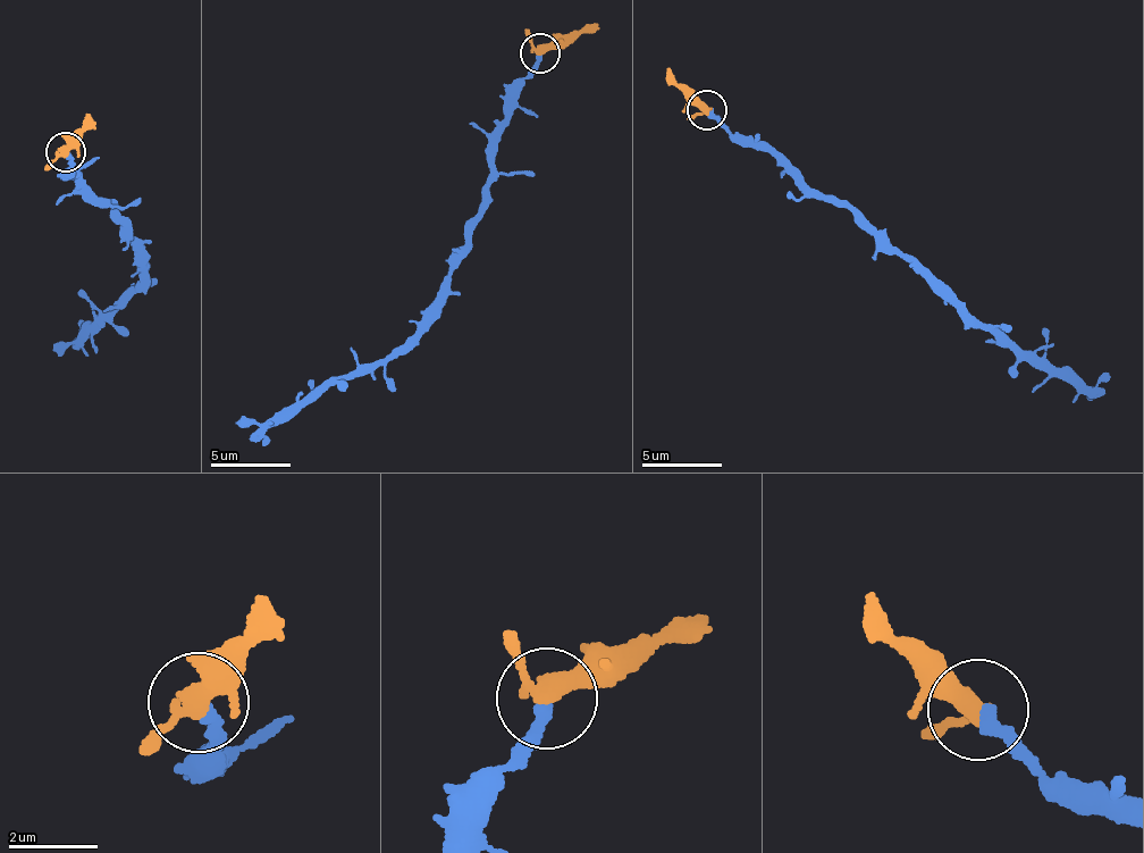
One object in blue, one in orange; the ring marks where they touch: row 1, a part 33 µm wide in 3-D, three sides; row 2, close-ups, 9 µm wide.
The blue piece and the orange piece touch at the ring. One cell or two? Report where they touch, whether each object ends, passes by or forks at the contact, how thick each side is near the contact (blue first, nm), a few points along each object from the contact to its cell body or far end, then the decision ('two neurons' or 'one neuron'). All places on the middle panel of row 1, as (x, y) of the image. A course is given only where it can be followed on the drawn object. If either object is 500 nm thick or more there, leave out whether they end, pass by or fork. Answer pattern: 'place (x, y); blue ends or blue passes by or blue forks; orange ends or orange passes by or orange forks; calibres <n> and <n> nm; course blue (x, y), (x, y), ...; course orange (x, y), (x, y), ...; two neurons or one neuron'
place (540, 52); blue ends; orange passes by; calibres 320 and 360 nm; course blue (539, 56), (502, 128), (487, 211), (426, 326), (383, 360), (360, 365), (265, 424), (235, 424); course orange (539, 51), (597, 23); one neuron

